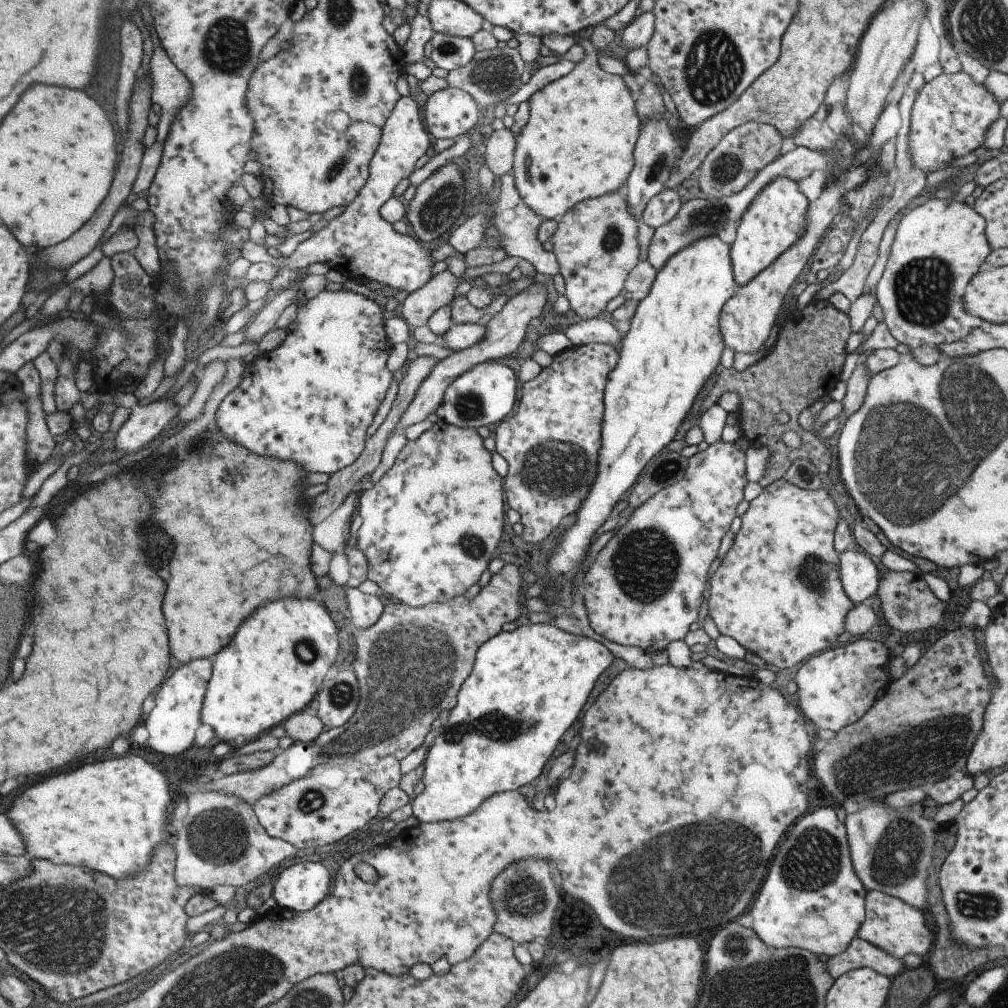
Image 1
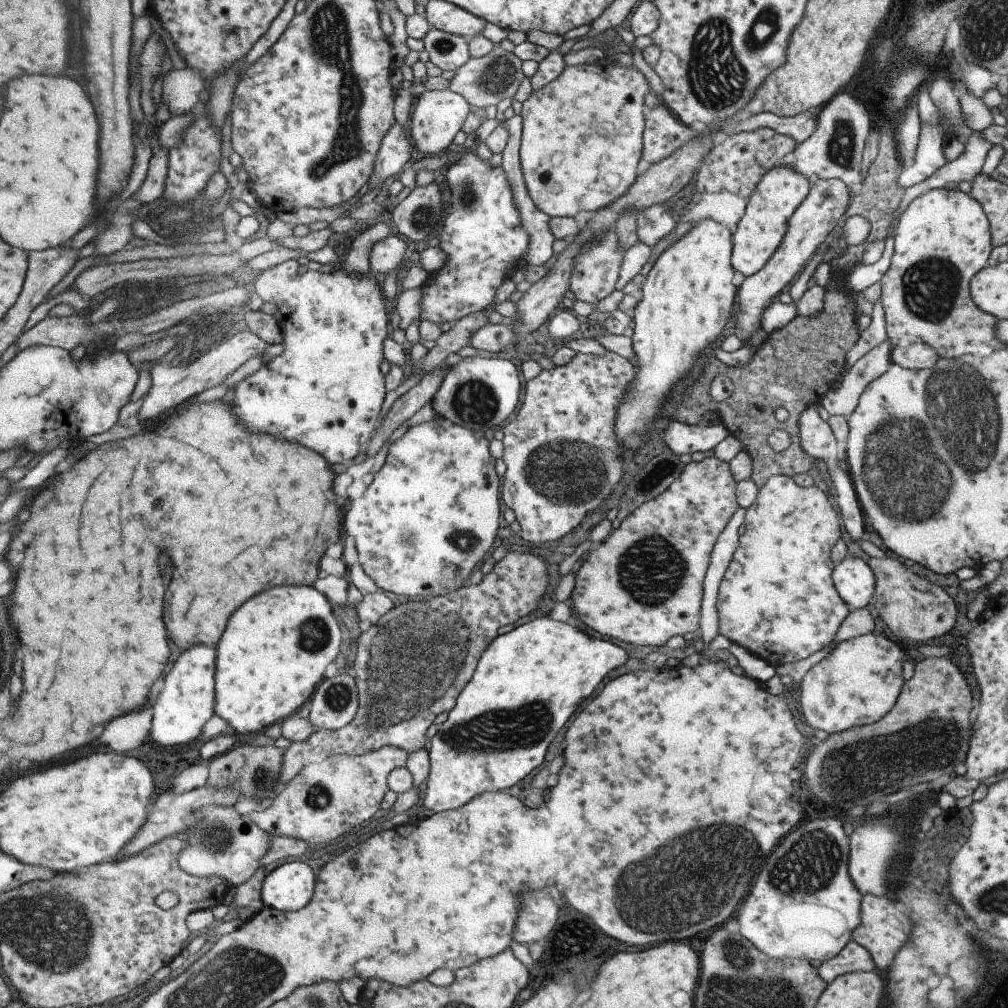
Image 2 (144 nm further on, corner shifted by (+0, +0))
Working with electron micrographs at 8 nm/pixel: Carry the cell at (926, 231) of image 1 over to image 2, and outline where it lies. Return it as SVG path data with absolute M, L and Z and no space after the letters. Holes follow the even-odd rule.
M937 188L937 190L929 190L927 194L921 194L917 196L915 200L911 200L911 204L901 212L899 216L899 222L897 222L897 228L895 228L895 248L893 248L893 256L891 256L891 264L887 268L887 272L883 274L881 278L881 294L879 294L879 302L883 306L883 312L885 312L885 330L887 330L887 340L891 340L891 346L893 348L909 348L913 344L927 344L931 346L937 356L941 360L955 360L959 356L977 356L977 358L987 358L991 356L991 352L995 350L1003 350L1005 344L997 340L997 334L995 334L995 326L997 326L997 316L991 316L987 312L983 312L981 308L975 306L973 298L971 298L971 290L969 290L969 284L971 284L971 278L981 270L981 268L987 268L987 258L993 250L991 246L991 232L989 232L989 218L985 216L981 204L977 200L973 200L973 196L969 194L963 194L961 190L947 190L947 188Z

